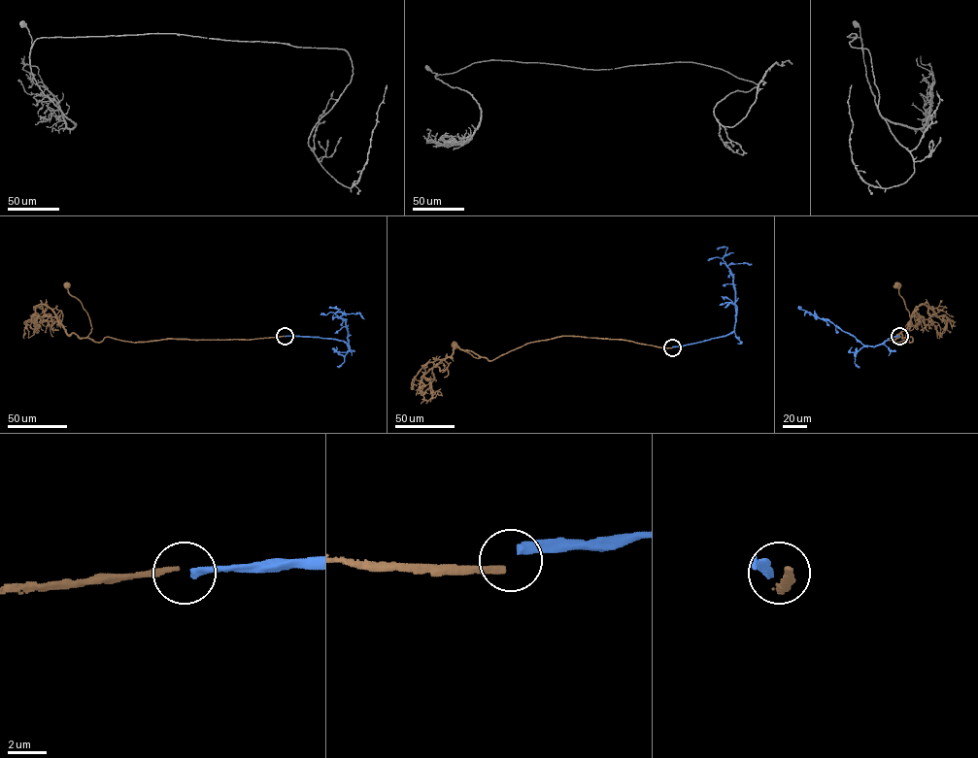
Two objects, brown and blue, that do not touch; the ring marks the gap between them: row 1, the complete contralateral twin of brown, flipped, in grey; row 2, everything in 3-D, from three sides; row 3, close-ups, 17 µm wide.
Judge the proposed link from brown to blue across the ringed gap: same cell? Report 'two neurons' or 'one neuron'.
two neurons

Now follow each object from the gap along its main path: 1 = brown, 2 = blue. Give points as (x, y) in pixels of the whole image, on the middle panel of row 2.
1: (671, 347), (623, 340), (561, 336), (526, 344), (489, 360), (475, 353), (479, 358), (475, 357), (455, 346)
2: (672, 347), (725, 336), (733, 331), (735, 287), (730, 270), (723, 259), (727, 247), (717, 249)

